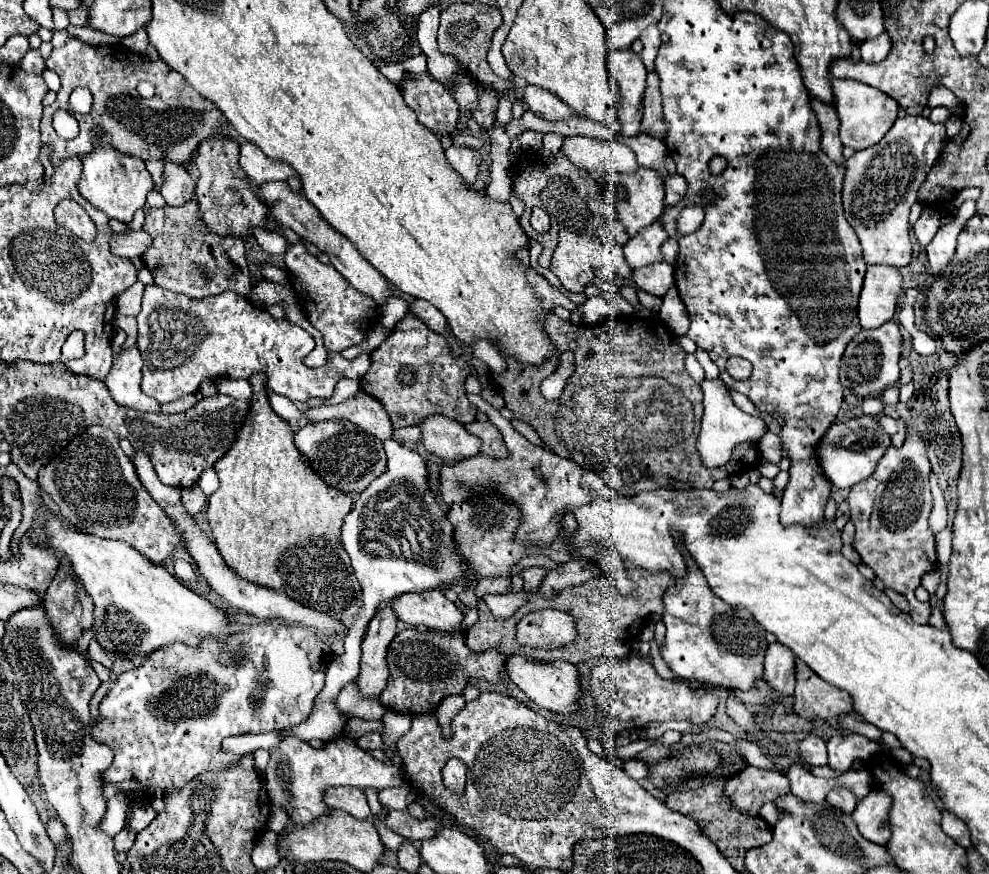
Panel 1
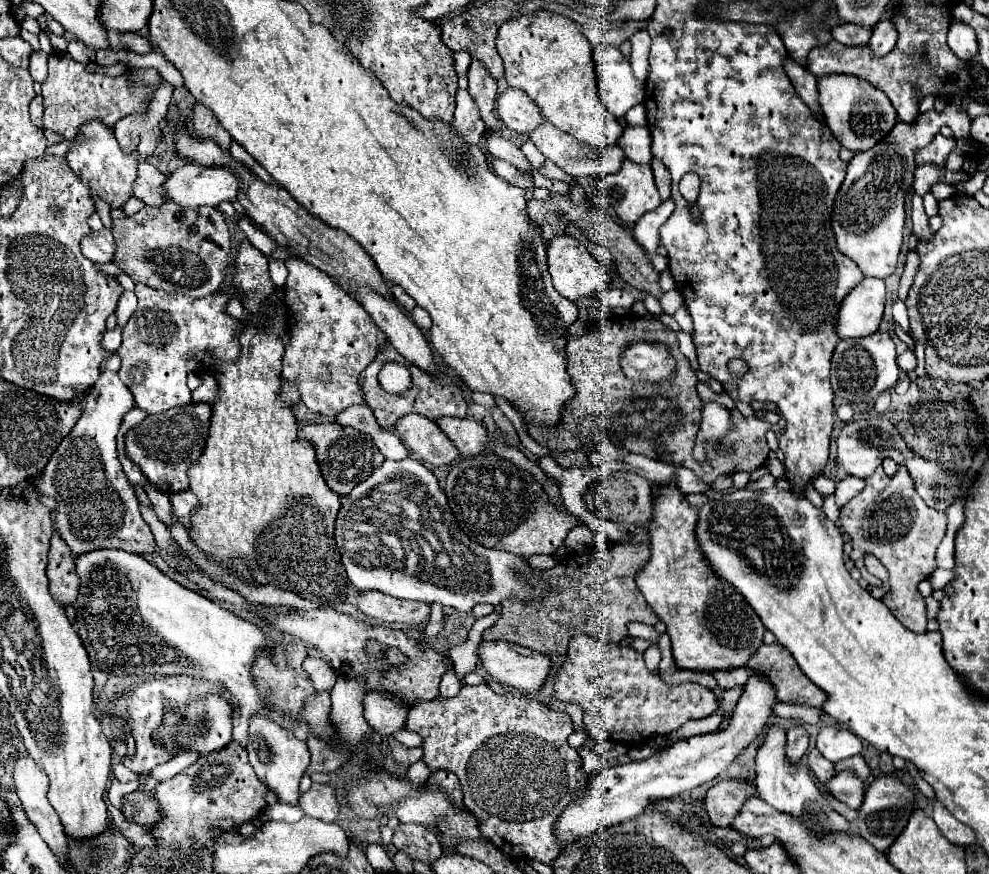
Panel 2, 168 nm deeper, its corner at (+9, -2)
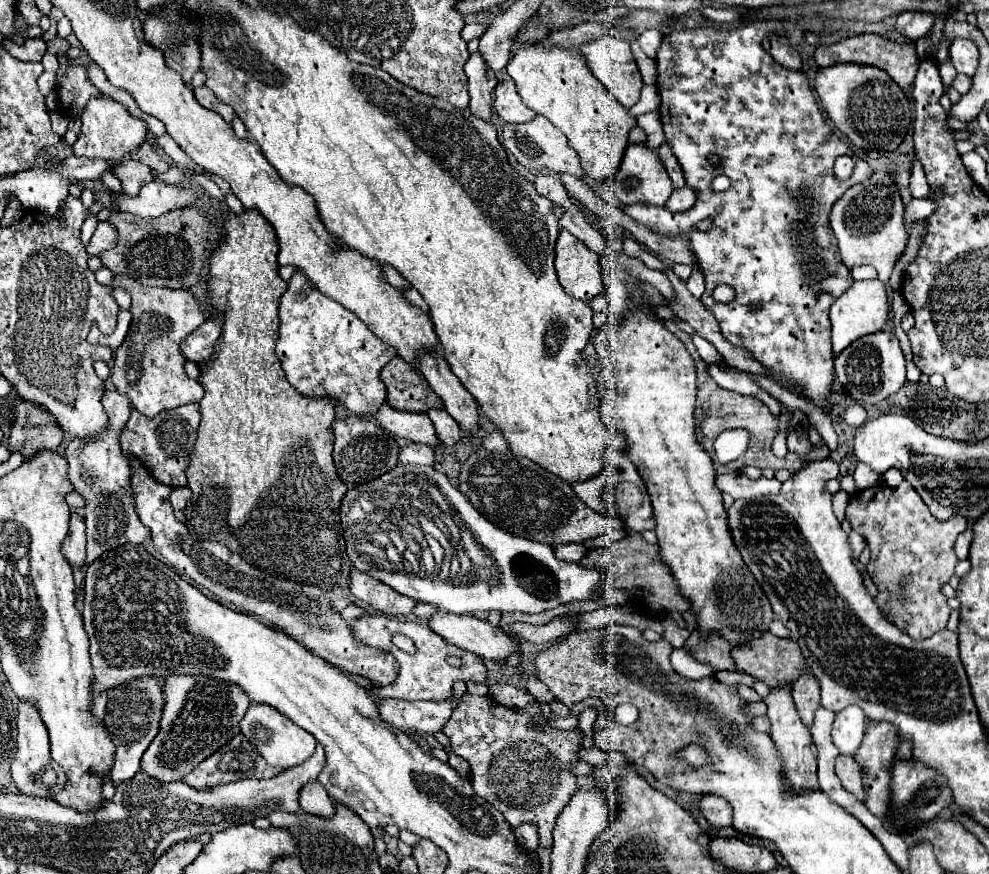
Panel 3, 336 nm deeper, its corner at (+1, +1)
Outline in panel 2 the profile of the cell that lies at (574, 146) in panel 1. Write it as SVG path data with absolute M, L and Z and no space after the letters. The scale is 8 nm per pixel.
M544 122L540 124L536 130L532 130L528 134L528 140L534 142L534 146L548 158L552 160L558 168L562 168L566 174L570 174L572 178L584 178L584 176L606 176L606 174L614 174L618 172L618 168L622 166L622 160L624 160L624 152L618 144L614 144L610 150L602 152L602 154L596 154L596 152L590 152L586 146L578 144L578 140L574 140L574 136L562 132L560 128L554 128L550 122Z

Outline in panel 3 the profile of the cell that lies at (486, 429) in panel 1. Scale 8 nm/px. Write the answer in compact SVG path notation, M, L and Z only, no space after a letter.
M430 409L426 415L432 419L436 435L444 445L462 443L462 429L458 421L454 421L444 409Z

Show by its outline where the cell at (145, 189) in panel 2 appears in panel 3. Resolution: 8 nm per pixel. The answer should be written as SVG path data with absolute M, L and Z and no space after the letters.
M132 159L122 161L120 165L116 165L116 167L112 169L112 173L122 181L124 193L130 195L130 197L138 195L140 189L142 189L146 183L154 181L154 171L152 171L148 165L144 165L144 163L140 163L140 161L132 161Z

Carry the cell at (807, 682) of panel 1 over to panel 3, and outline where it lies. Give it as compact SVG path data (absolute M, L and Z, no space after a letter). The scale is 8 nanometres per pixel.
M764 633L760 639L752 641L750 645L740 645L740 647L732 647L732 657L736 661L736 667L752 677L756 677L758 681L764 681L768 687L782 687L782 685L792 685L798 677L802 675L810 675L810 669L802 657L802 651L798 649L798 643L788 637L788 639L780 639L772 633Z

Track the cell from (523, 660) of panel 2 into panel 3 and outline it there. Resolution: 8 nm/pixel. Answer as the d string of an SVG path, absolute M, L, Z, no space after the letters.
M438 611L432 619L430 619L430 629L436 631L440 637L444 637L448 643L470 651L486 661L500 661L506 663L512 655L518 653L518 643L514 637L510 637L508 633L504 633L500 627L492 627L488 621L482 621L478 617L472 615L454 615L454 613L446 613L446 611Z

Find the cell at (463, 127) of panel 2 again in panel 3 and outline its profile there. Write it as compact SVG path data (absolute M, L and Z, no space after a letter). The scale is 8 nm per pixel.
M480 53L470 55L468 63L464 65L464 71L468 77L470 111L482 121L492 121L492 91L498 85L496 75L486 69Z

